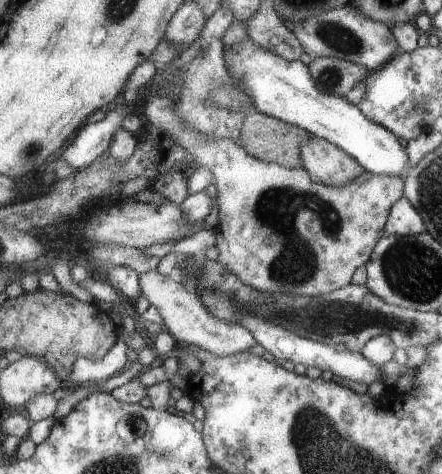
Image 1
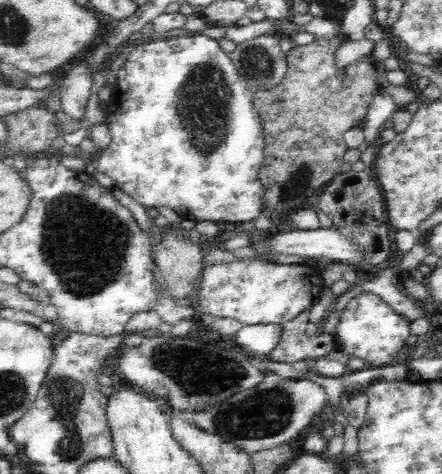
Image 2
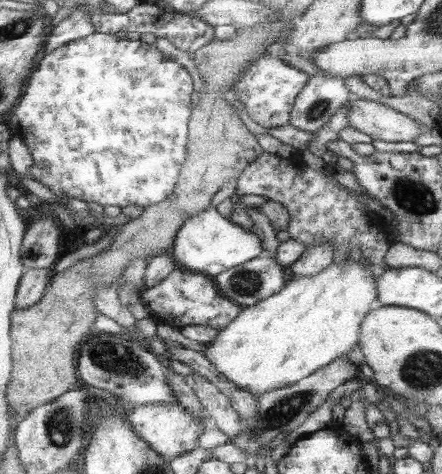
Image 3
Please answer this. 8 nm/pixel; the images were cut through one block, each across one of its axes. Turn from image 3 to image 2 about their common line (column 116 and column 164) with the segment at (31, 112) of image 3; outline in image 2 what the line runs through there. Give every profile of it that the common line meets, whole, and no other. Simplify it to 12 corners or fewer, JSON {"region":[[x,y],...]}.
{"region":[[210,36],[138,44],[90,170],[184,220],[270,216],[256,92]]}

